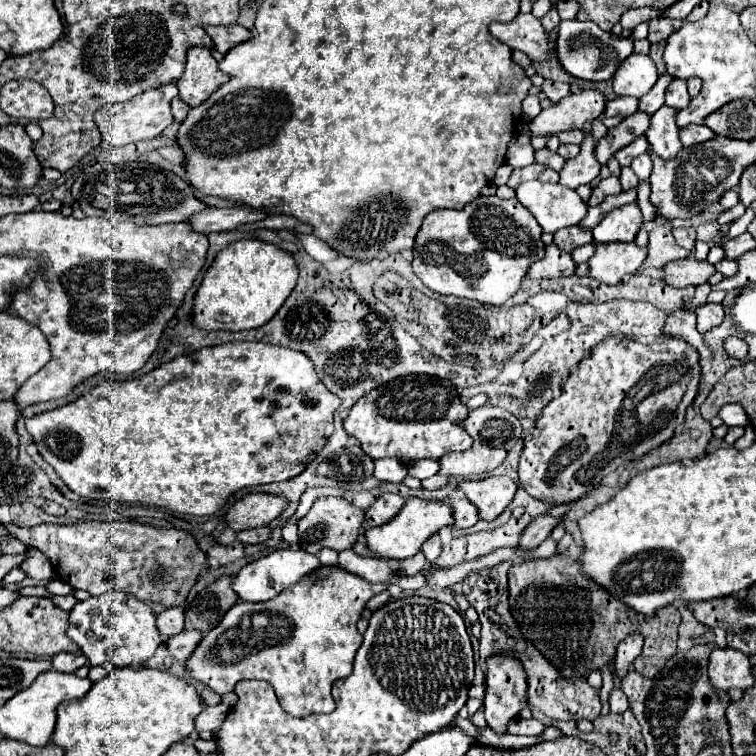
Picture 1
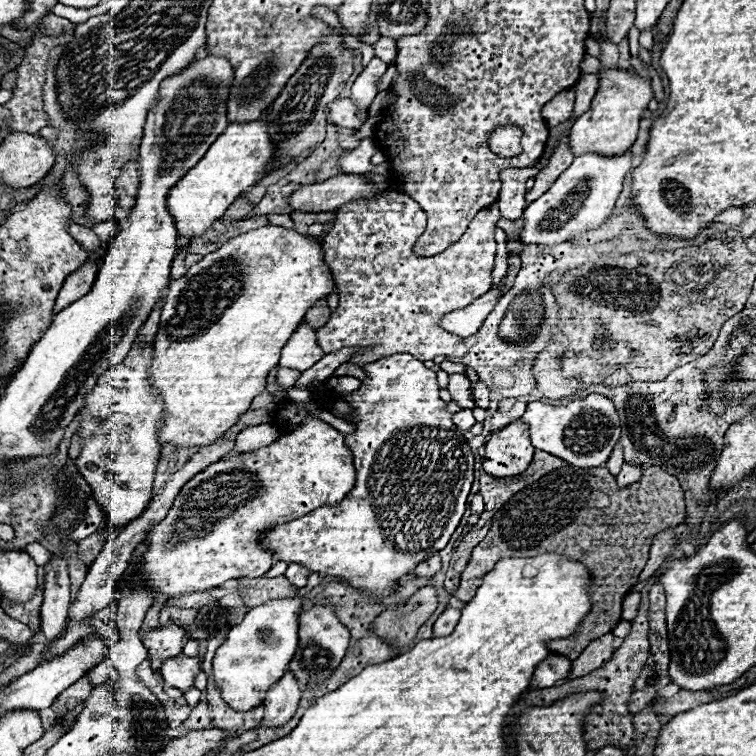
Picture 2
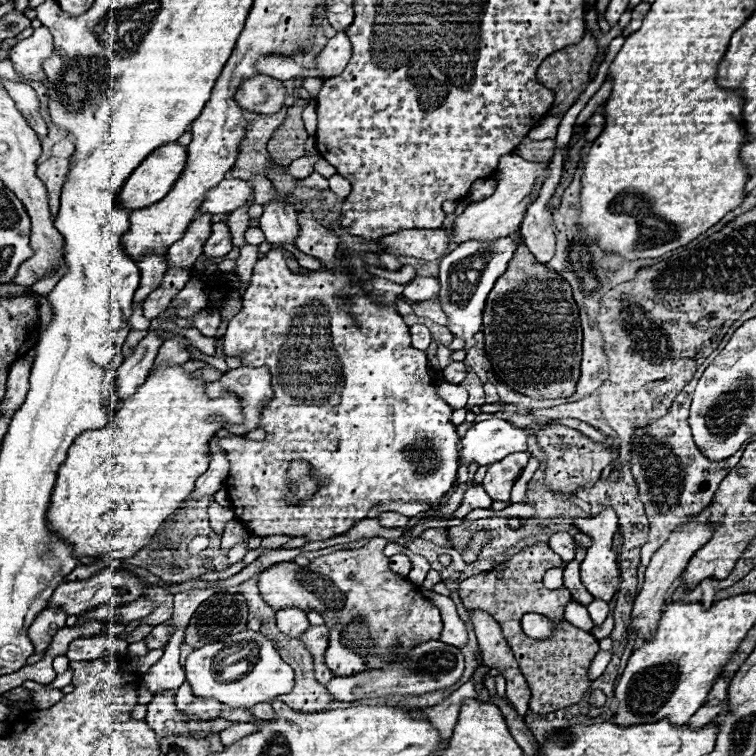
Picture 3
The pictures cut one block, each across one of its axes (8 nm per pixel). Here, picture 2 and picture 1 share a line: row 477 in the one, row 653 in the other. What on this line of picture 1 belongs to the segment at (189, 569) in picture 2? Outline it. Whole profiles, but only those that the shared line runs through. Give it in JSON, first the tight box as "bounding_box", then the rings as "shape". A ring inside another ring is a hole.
{"bounding_box":[186,566,392,718],"shape":[[[320,566],[308,576],[304,576],[298,584],[286,588],[286,592],[282,592],[270,602],[254,604],[254,602],[238,600],[226,612],[224,620],[208,634],[204,634],[196,652],[186,662],[186,670],[194,680],[204,682],[208,688],[212,688],[218,694],[234,690],[234,686],[246,678],[266,680],[276,690],[280,706],[290,716],[296,718],[332,712],[334,710],[334,700],[330,694],[332,684],[334,680],[350,676],[352,660],[362,644],[362,634],[358,632],[356,622],[360,620],[368,600],[380,592],[386,592],[390,586],[392,582],[384,582],[384,584],[366,582],[364,578],[350,574],[338,566],[332,568]]]}

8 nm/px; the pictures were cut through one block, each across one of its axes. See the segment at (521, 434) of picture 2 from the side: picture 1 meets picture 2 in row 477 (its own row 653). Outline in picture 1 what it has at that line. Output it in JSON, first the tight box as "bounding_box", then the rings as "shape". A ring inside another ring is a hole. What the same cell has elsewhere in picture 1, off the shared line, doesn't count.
{"bounding_box":[484,652,528,734],"shape":[[[498,652],[494,656],[490,656],[490,660],[486,660],[486,698],[484,698],[484,714],[486,714],[486,722],[488,726],[502,734],[506,732],[506,724],[508,720],[516,718],[520,714],[520,710],[528,704],[526,700],[526,672],[522,668],[522,662],[516,656],[510,656],[506,652]]]}

